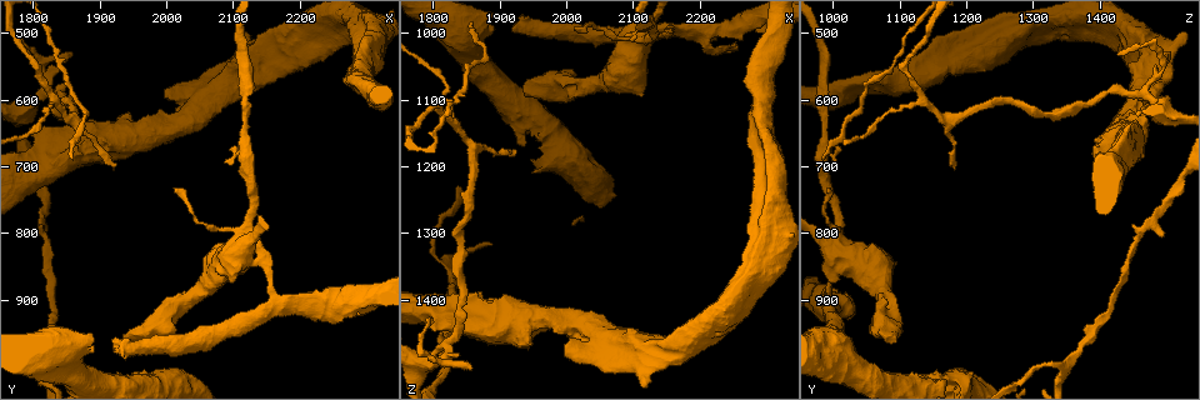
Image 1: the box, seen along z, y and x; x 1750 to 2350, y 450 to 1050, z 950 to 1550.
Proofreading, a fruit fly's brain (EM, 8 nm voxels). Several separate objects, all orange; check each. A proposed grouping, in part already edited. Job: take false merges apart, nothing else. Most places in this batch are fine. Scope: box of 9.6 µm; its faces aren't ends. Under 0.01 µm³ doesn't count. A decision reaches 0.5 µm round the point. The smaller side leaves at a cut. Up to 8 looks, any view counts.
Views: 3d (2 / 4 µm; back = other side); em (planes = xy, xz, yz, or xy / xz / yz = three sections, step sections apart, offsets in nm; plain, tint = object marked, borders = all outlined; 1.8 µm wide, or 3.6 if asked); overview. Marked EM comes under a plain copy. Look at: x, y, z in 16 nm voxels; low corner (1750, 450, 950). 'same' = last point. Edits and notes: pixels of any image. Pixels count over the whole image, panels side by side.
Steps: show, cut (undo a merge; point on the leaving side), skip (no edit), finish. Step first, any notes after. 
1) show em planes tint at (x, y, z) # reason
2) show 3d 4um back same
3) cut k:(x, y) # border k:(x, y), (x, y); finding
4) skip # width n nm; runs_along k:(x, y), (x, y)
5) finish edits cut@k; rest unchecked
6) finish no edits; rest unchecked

show em 3.6um xy step 4 tint at (2120, 815, 995) # sharp bend

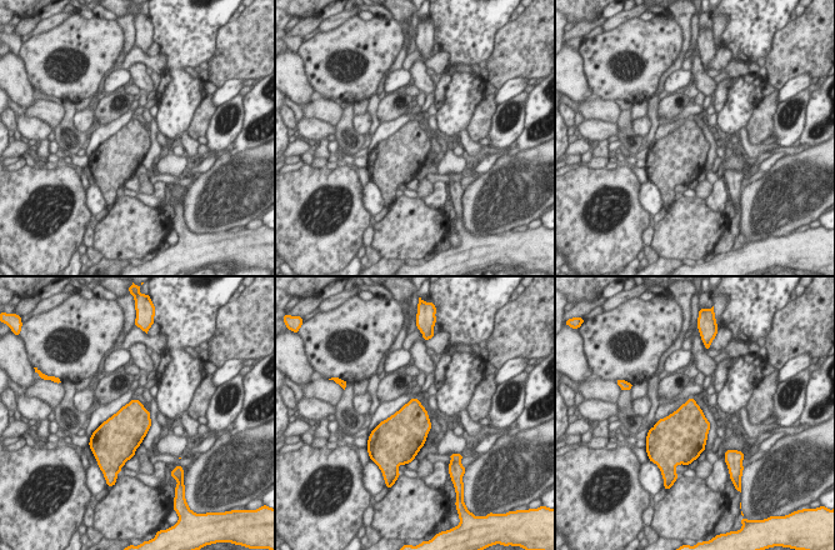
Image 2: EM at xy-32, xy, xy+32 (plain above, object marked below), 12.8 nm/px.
show em 3.6um planes tint same

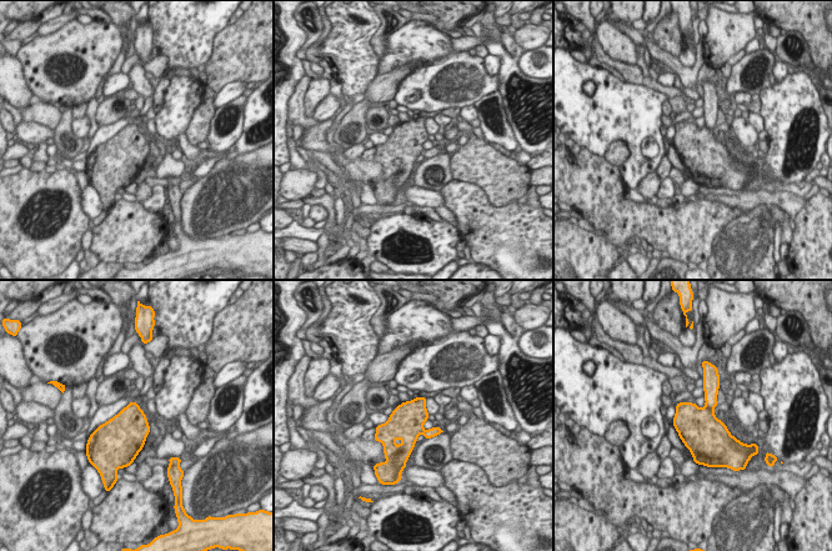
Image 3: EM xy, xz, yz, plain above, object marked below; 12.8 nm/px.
cut 3:(700, 424) # border 3:(706, 404), (712, 409); a second neuron is stuck on

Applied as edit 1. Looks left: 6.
show 3d 4um at (1835, 605, 1140) # a narrow waist

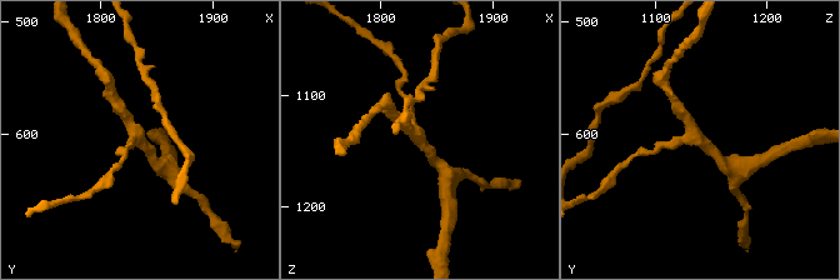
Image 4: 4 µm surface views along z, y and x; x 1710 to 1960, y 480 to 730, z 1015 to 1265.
show em xy step 16 tint at (1832, 602, 1136)

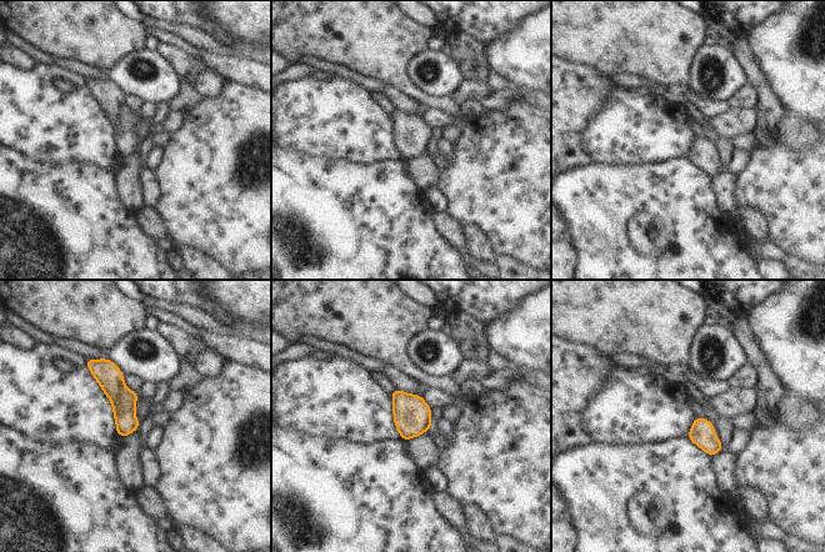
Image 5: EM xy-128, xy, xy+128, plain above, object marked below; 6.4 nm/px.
show em planes tint same

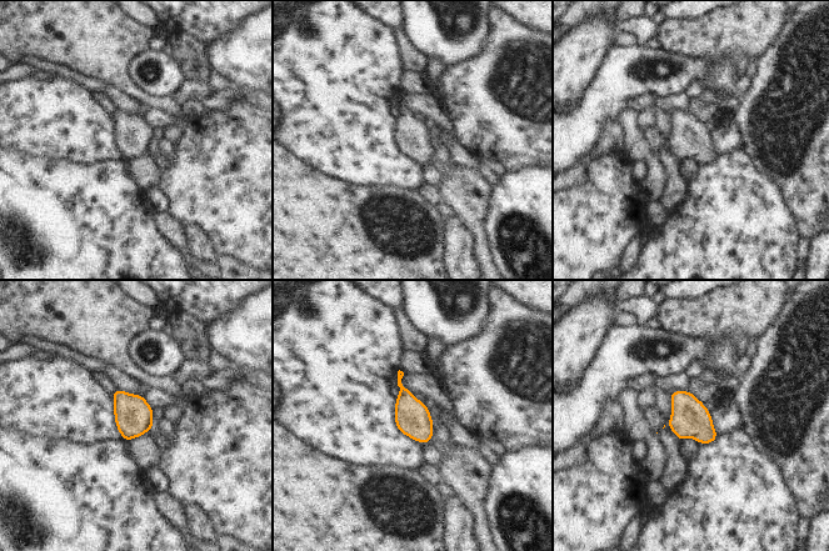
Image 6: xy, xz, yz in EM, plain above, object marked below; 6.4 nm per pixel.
skip # all the same neuron

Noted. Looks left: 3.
show overview # redraw

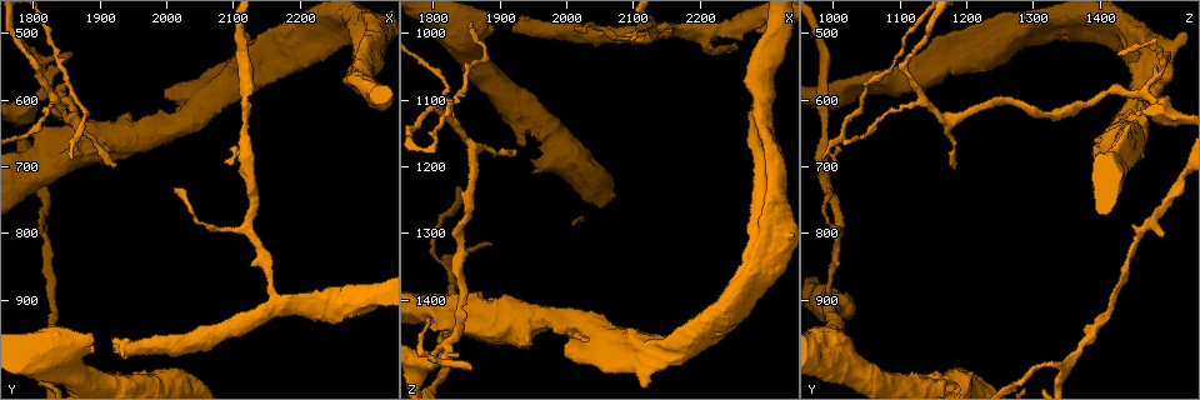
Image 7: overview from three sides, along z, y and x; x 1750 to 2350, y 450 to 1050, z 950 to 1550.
show em planes tint at (1815, 590, 1470) # a fork

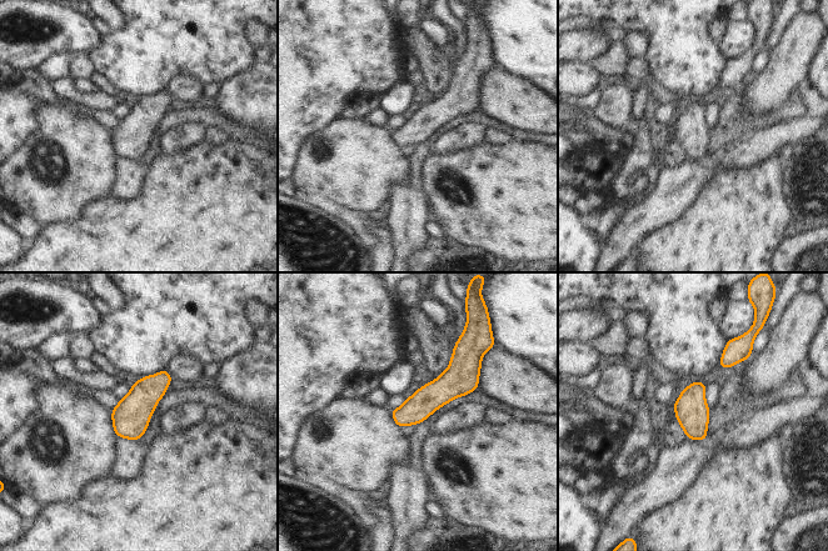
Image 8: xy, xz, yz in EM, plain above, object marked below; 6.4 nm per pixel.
skip # runs_along 8:(457, 349), (457, 370), (400, 422); all the same neuron

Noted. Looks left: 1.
finish edits cut@3; rest unchecked

